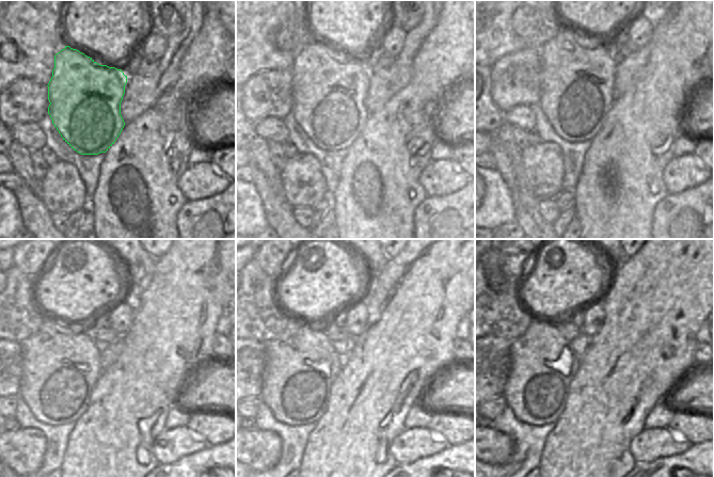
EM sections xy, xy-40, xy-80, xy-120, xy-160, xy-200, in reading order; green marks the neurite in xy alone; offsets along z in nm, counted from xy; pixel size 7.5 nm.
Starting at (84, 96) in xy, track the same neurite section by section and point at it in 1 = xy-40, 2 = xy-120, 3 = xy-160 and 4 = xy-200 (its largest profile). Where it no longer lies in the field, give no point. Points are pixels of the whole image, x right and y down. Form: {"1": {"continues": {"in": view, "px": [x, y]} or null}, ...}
{"1": {"continues": {"in": "xy-40", "px": [329, 92]}}, "2": {"continues": {"in": "xy-120", "px": [81, 368]}}, "3": {"continues": {"in": "xy-160", "px": [320, 367]}}, "4": {"continues": {"in": "xy-200", "px": [557, 370]}}}

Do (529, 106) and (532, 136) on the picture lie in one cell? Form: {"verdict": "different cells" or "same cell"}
{"verdict": "different cells"}

